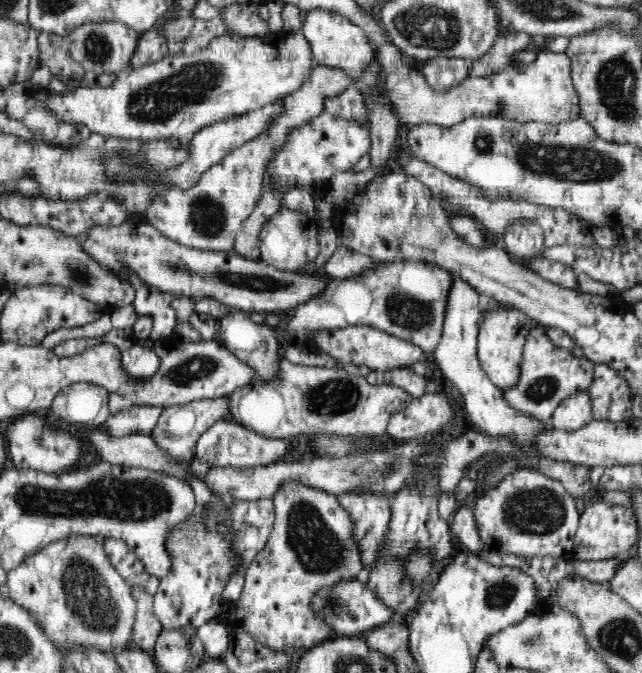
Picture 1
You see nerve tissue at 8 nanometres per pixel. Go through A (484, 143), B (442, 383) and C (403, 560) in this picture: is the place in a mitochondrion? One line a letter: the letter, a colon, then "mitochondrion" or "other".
A: mitochondrion
B: other
C: other

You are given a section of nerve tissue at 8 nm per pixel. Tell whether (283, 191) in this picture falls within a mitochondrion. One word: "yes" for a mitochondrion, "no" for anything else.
no

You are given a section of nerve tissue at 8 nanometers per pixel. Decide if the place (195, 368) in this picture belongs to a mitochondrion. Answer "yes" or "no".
yes

